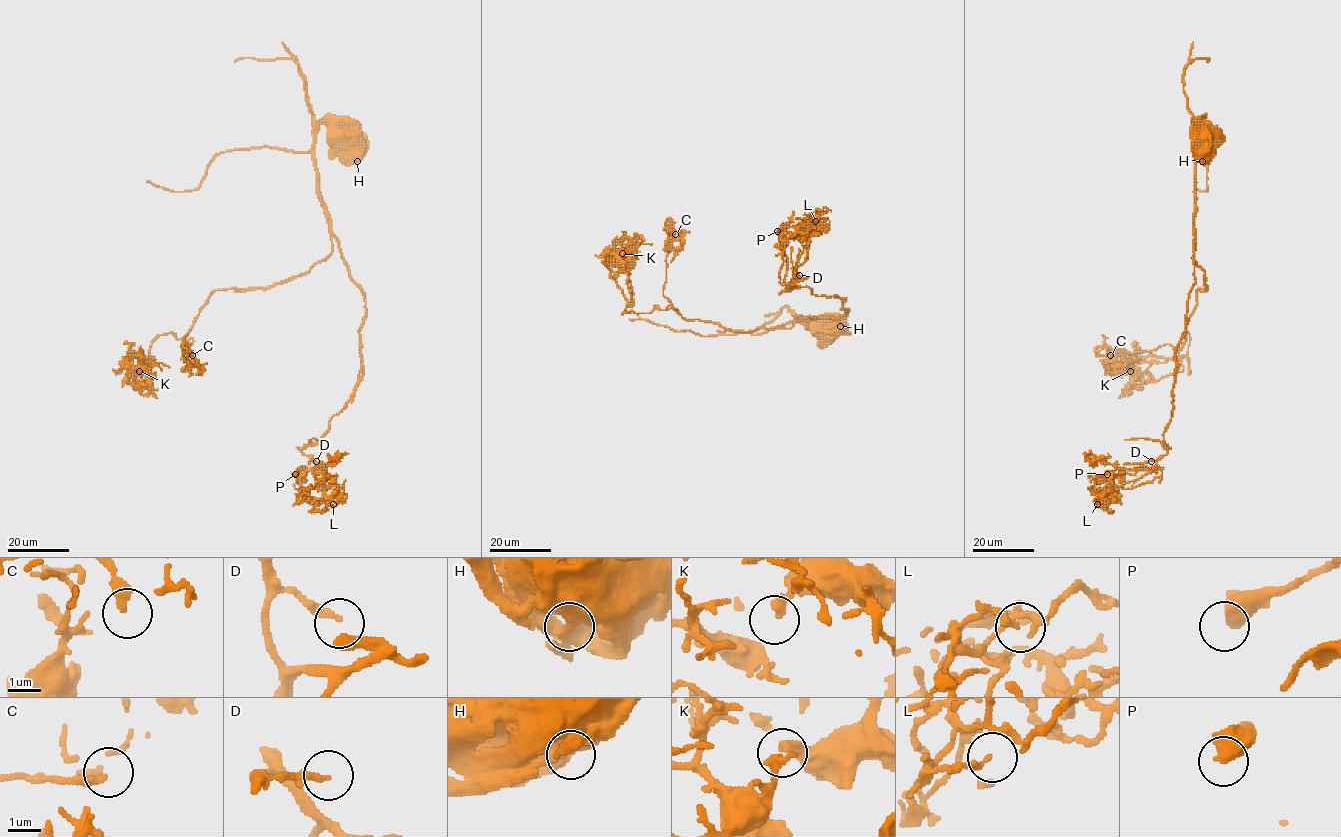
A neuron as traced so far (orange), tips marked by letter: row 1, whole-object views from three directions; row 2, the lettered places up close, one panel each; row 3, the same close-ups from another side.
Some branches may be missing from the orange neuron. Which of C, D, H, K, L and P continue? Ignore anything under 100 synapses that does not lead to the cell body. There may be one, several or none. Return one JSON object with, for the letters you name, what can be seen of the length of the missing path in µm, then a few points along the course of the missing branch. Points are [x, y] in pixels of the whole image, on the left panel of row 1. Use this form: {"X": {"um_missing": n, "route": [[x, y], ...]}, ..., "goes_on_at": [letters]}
{"P": {"um_missing": 10}, "goes_on_at": ["P"]}

